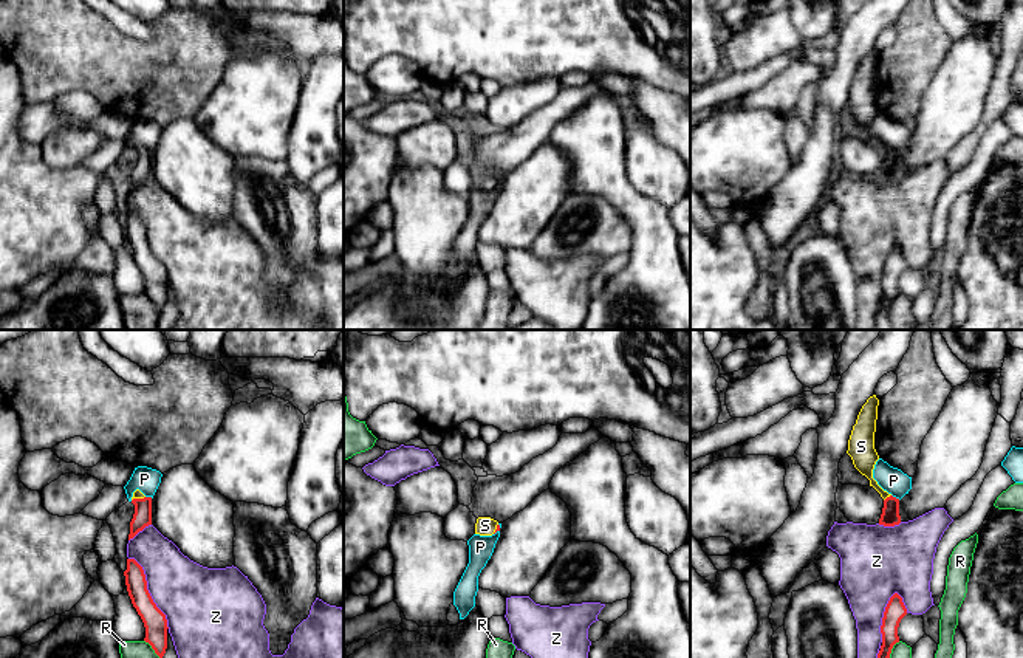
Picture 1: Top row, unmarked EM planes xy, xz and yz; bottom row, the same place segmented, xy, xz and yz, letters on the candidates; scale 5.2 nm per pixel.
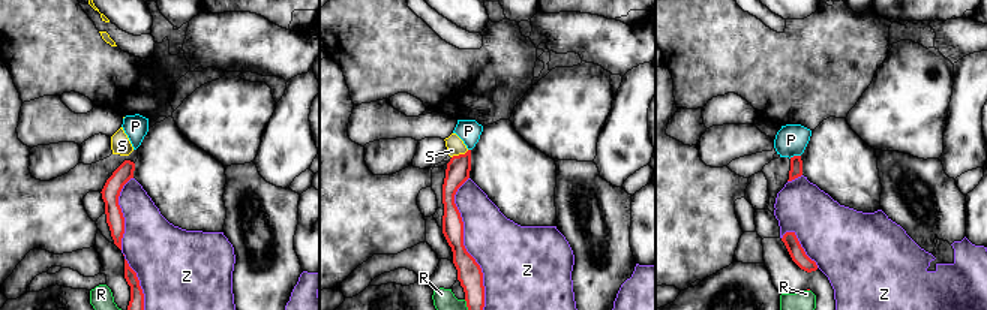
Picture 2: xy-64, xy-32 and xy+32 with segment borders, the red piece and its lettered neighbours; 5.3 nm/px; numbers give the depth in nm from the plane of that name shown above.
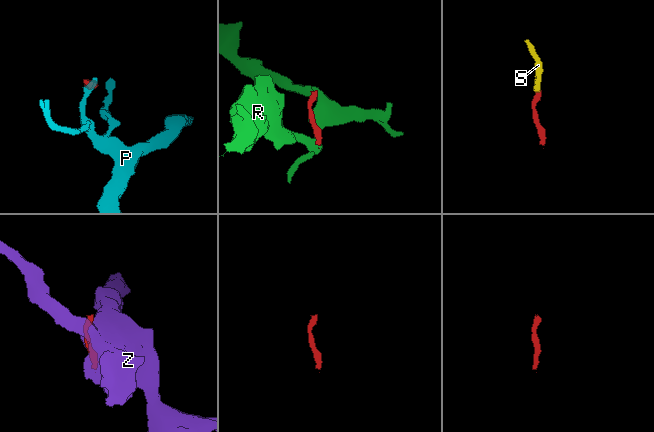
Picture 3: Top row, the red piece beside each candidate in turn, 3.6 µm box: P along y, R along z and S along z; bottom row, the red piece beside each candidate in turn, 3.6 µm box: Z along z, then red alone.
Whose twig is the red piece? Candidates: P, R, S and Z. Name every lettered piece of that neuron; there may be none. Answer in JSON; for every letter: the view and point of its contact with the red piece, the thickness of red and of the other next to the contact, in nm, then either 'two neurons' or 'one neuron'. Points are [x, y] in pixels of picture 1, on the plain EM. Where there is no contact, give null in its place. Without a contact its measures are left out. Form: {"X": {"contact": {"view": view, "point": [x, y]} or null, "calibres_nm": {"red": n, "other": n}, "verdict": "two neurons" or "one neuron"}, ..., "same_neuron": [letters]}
{"P": {"contact": {"view": "yz", "point": [895, 150]}, "calibres_nm": {"red": 100, "other": 140}, "verdict": "two neurons"}, "R": {"contact": {"view": "yz", "point": [890, 305]}, "calibres_nm": {"red": 110, "other": 140}, "verdict": "two neurons"}, "S": {"contact": {"view": "yz", "point": [887, 150]}, "calibres_nm": {"red": 100, "other": 140}, "verdict": "one neuron"}, "Z": {"contact": {"view": "xy", "point": [147, 245]}, "calibres_nm": {"red": 120, "other": 340}, "verdict": "two neurons"}, "same_neuron": ["S"]}

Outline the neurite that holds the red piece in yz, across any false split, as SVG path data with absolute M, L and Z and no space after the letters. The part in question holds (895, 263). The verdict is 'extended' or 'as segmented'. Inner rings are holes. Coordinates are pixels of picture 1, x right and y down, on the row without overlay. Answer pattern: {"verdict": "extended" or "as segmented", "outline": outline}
{"verdict": "extended", "outline": "M895 246L890 251L882 271L882 279L881 279L882 299L876 311L878 330L893 330L888 320L888 311L893 299L899 296L898 280L905 268L907 268L907 262L902 255L902 251L898 246Z"}

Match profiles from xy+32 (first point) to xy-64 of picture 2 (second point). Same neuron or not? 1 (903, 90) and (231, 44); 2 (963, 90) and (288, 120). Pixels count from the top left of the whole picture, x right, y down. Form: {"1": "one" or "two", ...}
{"1": "two", "2": "one"}

